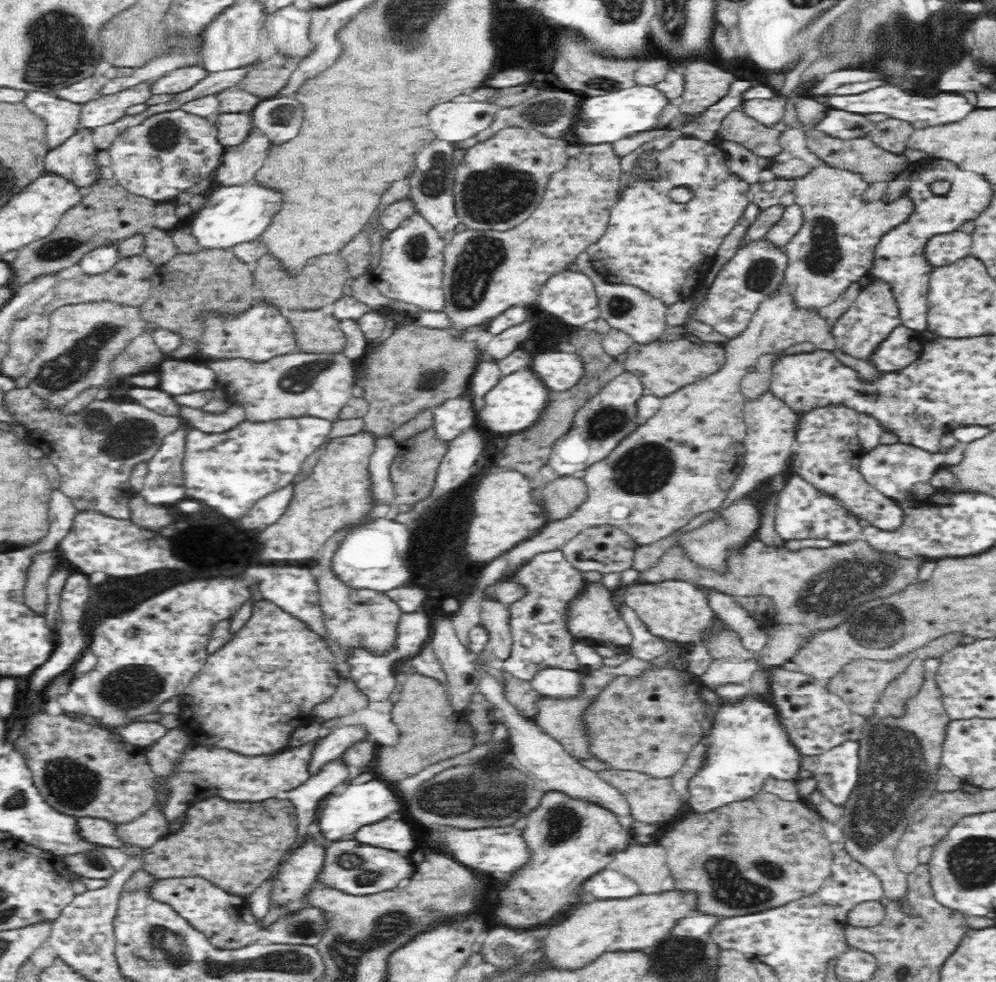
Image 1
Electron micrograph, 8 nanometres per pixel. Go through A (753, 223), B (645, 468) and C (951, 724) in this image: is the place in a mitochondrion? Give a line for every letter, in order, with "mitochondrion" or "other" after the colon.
A: other
B: mitochondrion
C: other

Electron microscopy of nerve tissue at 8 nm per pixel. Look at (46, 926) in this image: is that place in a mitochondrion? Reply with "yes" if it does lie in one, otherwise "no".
no

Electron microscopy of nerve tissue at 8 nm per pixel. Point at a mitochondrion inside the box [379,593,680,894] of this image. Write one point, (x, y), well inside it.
(482, 796)

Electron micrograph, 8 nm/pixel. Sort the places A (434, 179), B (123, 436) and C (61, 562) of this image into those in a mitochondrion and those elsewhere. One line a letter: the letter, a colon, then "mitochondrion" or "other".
A: mitochondrion
B: mitochondrion
C: other

